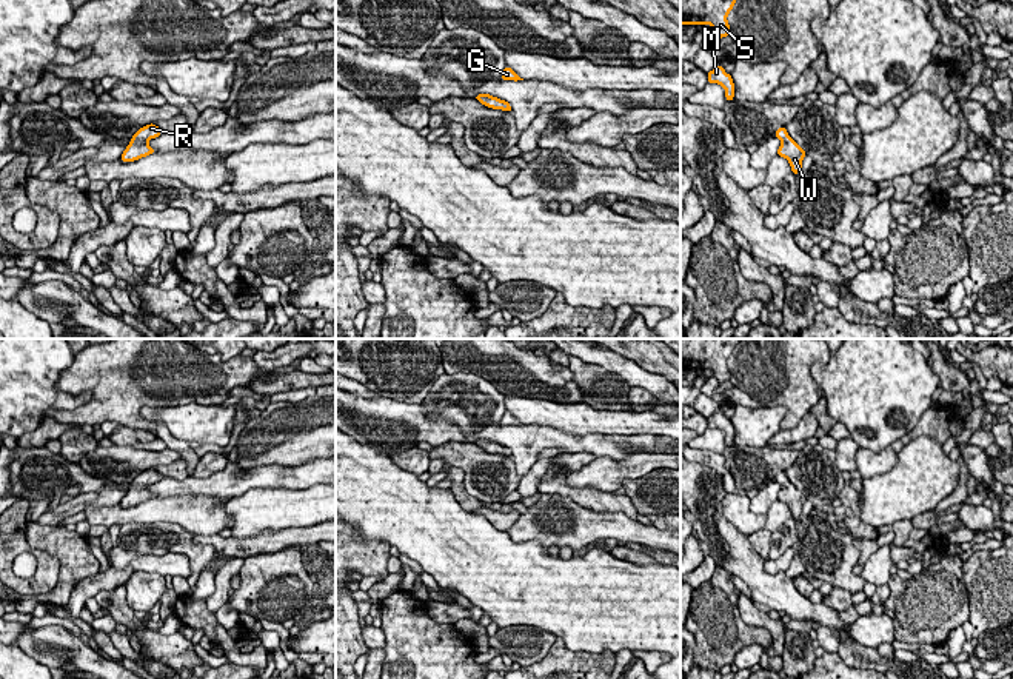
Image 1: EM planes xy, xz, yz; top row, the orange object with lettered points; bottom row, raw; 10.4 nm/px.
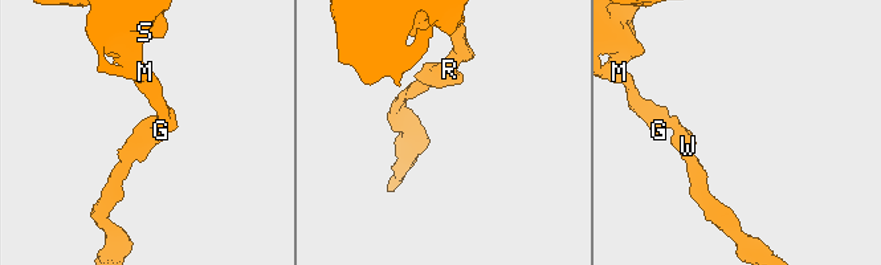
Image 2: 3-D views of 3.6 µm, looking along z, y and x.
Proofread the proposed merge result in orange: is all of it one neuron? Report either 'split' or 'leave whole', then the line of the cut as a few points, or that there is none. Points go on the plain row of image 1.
leave whole | no cut

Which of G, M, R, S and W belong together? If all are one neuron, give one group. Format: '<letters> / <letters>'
G M R S W

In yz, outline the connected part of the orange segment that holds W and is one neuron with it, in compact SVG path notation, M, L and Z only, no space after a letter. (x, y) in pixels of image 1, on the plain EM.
M781 471L774 482L781 485L777 500L788 505L794 520L799 519L802 516L802 505L807 500L805 496L788 480L785 471Z

